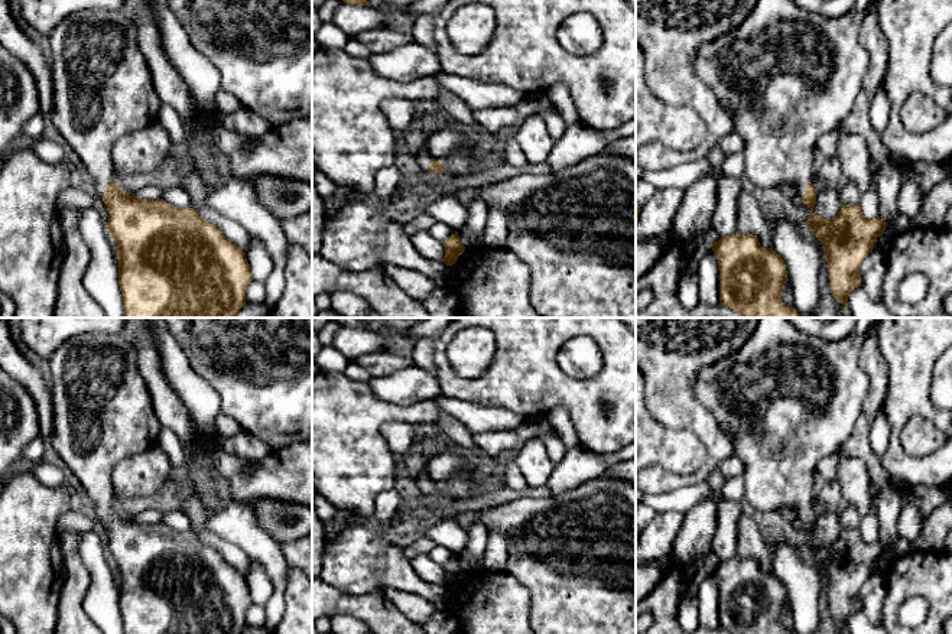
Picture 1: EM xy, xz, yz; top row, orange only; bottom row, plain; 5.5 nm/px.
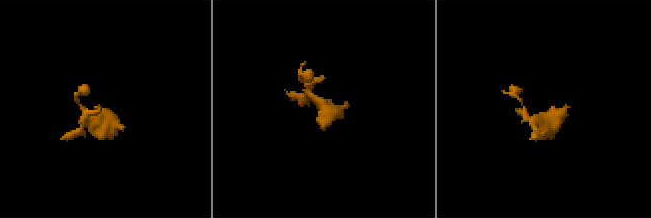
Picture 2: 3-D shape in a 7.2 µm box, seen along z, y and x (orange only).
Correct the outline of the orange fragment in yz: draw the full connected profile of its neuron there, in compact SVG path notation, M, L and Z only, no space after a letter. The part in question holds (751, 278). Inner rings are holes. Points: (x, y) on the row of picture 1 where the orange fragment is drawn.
M737 231L721 237L711 248L718 260L721 305L743 318L800 318L780 299L789 279L773 247L763 248L756 235Z

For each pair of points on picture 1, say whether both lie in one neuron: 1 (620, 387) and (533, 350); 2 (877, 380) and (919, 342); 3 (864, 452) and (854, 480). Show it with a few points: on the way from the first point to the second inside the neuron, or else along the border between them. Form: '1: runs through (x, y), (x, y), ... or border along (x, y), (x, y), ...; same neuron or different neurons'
1: runs through (597, 390), (568, 390), (551, 373); same neuron
2: border along (876, 340), (887, 364), (887, 389), (883, 405); different neurons
3: border along (841, 449), (858, 457), (866, 464), (873, 487); different neurons

